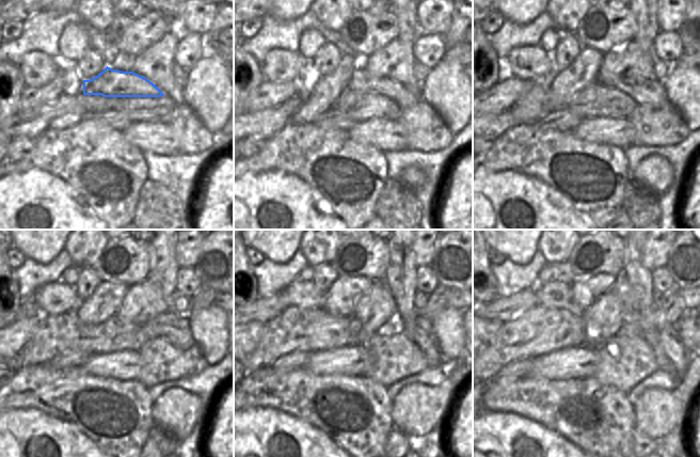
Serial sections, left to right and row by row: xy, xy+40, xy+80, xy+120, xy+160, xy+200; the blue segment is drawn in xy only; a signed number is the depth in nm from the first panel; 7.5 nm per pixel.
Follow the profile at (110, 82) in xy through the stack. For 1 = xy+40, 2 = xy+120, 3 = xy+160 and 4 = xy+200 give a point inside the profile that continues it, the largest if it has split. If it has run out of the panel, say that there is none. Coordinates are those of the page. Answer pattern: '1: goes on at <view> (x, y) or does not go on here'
1: goes on at xy+40 (361, 81)
2: goes on at xy+120 (174, 328)
3: goes on at xy+160 (419, 331)
4: goes on at xy+200 (669, 340)

